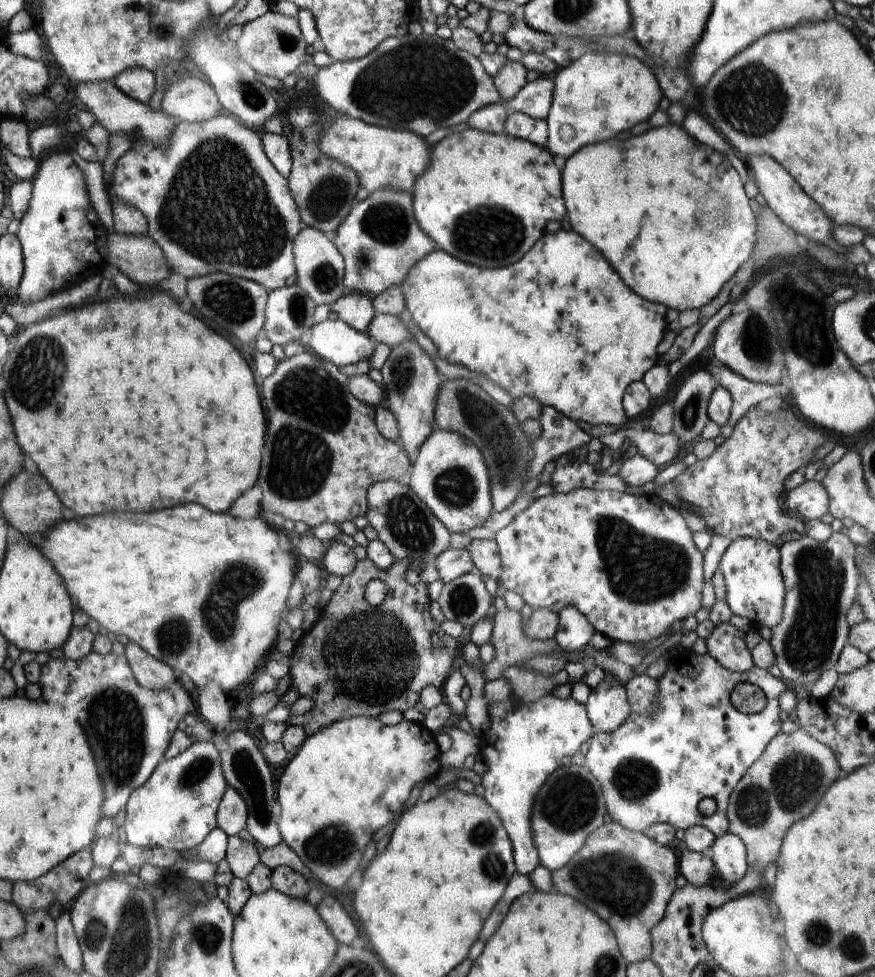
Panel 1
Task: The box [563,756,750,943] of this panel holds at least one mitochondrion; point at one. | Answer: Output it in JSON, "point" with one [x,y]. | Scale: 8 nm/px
{"point":[617,881]}

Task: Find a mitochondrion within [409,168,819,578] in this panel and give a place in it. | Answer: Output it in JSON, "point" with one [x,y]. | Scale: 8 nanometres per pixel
{"point":[488,233]}

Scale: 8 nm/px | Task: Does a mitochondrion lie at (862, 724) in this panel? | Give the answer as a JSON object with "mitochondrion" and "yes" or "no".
{"mitochondrion":"no"}

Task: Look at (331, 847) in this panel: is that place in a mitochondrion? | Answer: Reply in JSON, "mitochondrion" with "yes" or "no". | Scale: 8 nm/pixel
{"mitochondrion":"yes"}

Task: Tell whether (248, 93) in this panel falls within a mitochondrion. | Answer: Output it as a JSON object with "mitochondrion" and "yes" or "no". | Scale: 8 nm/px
{"mitochondrion":"yes"}

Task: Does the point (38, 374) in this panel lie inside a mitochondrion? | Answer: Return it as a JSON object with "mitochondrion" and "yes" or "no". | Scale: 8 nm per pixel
{"mitochondrion":"yes"}

